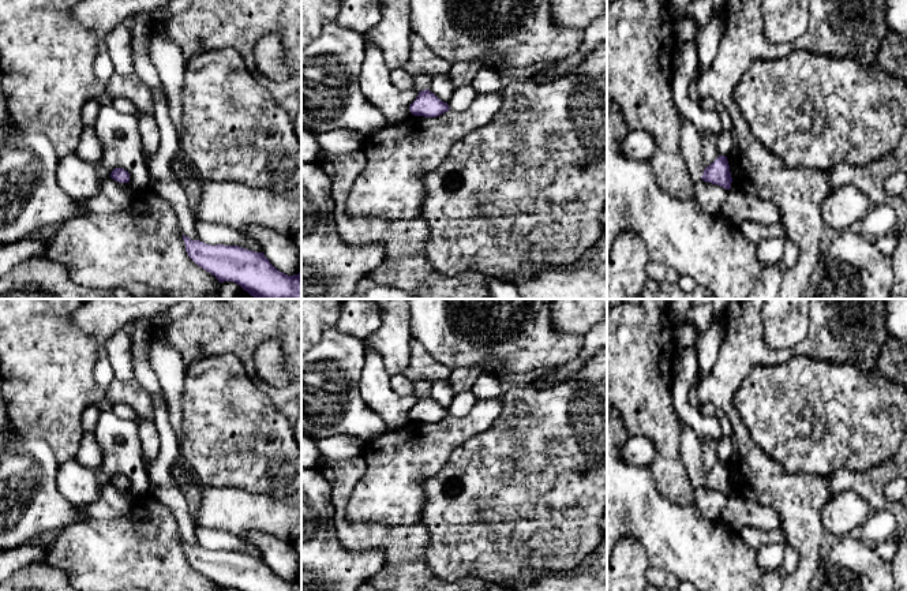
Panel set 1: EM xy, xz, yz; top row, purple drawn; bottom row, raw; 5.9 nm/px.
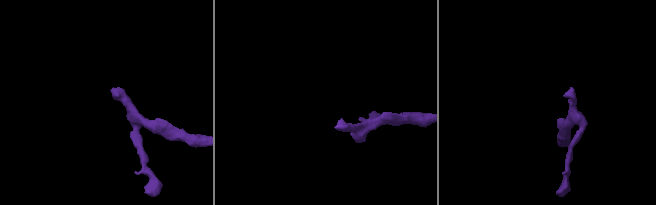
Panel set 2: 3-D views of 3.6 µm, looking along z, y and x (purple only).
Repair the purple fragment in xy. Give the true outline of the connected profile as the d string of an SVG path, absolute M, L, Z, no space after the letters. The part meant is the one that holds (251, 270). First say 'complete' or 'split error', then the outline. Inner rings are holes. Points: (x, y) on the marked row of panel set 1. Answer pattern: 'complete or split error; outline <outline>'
complete; outline M183 235L188 257L202 269L211 273L220 283L233 281L255 299L301 299L301 273L288 276L277 270L263 253L239 246L206 244Z

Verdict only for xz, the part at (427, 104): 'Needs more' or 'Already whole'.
Needs more

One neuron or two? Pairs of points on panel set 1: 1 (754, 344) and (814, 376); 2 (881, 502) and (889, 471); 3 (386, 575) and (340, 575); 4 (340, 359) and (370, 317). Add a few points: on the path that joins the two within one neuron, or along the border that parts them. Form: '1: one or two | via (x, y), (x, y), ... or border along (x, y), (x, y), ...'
1: two | border along (819, 358), (791, 356), (783, 362), (756, 366)
2: one | via (879, 494), (879, 482), (881, 479)
3: two | border along (351, 552), (379, 550), (383, 556), (383, 565)
4: two | border along (334, 325), (341, 332), (358, 336), (363, 341)

